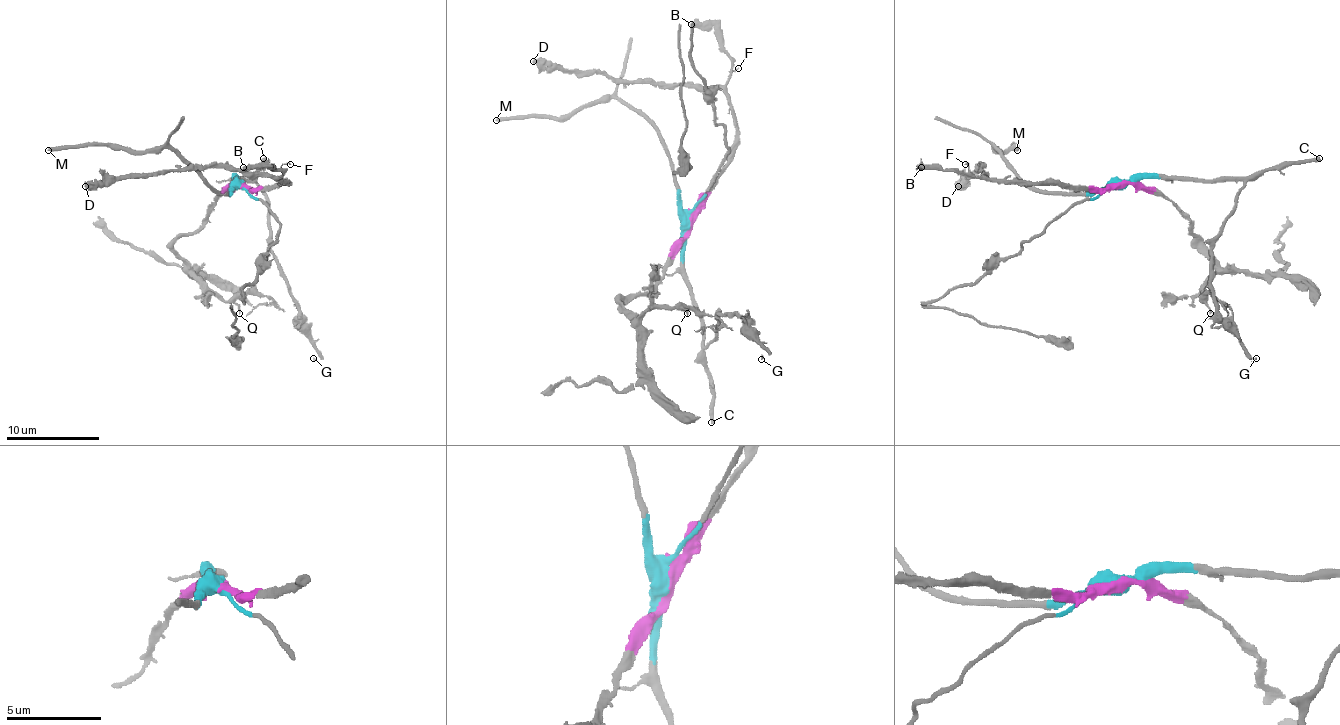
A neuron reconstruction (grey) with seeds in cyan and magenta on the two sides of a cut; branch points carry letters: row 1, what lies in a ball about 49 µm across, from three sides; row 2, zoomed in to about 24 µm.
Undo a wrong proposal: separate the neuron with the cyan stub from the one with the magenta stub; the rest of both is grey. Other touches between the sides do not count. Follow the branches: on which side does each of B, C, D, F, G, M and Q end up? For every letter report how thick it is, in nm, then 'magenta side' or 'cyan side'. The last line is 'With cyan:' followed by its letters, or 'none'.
B: 440 nm | magenta side
C: 340 nm | cyan side
D: 600 nm | magenta side
F: 90 nm | magenta side
G: 80 nm | cyan side
M: 320 nm | cyan side
Q: 130 nm | magenta side
With cyan: C, G, M

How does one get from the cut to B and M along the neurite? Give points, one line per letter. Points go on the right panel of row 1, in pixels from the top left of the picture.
B: (1122, 185), (1064, 188), (1059, 183), (1015, 183), (920, 167)
M: (1122, 185), (1106, 190), (1062, 192), (1034, 190), (994, 148), (997, 150), (1015, 146), (1017, 150)

